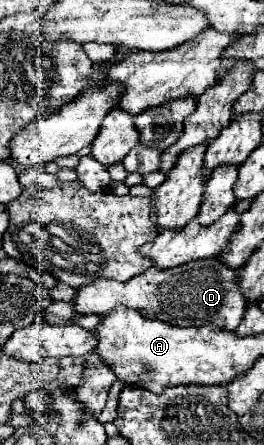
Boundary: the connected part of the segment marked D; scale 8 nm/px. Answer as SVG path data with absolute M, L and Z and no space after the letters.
M196 259L172 269L150 267L142 275L136 275L124 283L98 279L96 283L80 287L74 303L80 315L108 315L112 309L122 305L140 311L144 317L160 319L178 327L212 325L228 331L234 331L240 325L248 305L238 283L238 269L224 267L224 263L218 259Z

